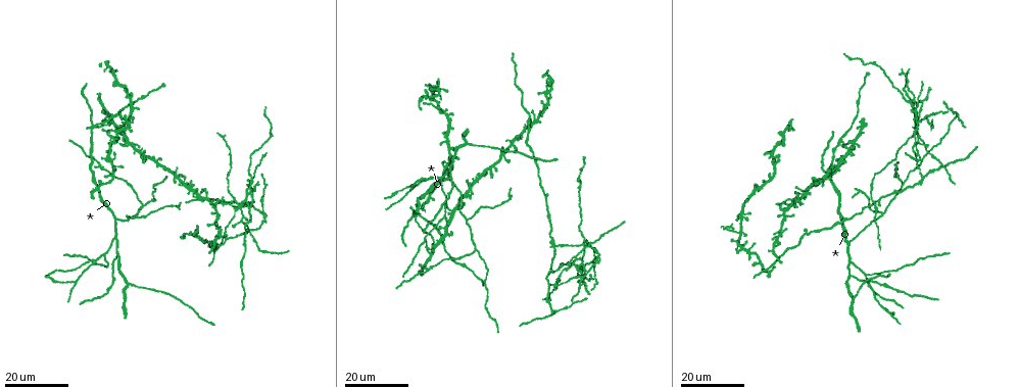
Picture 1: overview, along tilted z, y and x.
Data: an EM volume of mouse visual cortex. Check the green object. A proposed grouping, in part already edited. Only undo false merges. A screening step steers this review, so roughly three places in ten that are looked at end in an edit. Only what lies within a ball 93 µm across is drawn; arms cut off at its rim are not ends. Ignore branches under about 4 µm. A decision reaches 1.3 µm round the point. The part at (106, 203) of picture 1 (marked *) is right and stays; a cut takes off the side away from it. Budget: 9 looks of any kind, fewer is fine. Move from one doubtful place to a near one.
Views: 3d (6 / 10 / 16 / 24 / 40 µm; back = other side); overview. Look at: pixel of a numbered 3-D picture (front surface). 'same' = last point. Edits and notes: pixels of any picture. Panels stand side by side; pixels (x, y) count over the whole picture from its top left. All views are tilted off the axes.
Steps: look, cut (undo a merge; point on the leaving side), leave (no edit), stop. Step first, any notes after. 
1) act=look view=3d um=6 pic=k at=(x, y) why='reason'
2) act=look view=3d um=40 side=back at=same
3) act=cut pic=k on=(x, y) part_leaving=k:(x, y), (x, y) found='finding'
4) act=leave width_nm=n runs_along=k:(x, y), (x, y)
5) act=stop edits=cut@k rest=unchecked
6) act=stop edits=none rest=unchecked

act=look view=3d um=16 pic=1 at=(475, 214) why='thick turns thin'

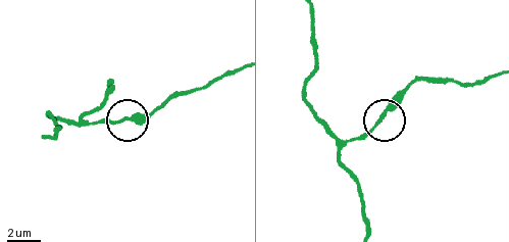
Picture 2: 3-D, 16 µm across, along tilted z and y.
act=look view=3d um=6 pic=2 at=(124, 117)

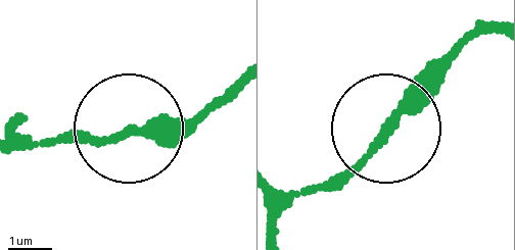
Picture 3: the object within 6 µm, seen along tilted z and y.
act=look view=3d um=6 side=back pic=3 at=(133, 132)

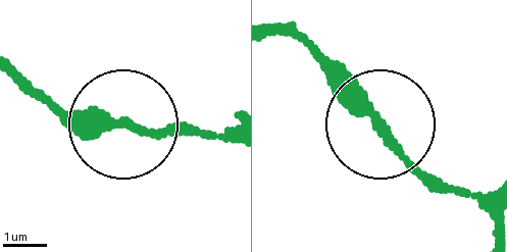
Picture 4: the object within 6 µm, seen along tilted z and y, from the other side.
act=leave width_nm=200 found='one neuron here'

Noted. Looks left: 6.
act=look view=3d um=16 pic=1 at=(434, 177) why='a fork'

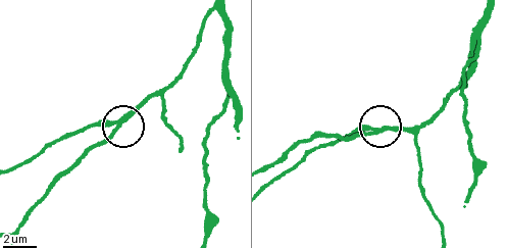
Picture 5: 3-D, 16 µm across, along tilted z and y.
act=look view=3d um=6 pic=5 at=(370, 132)

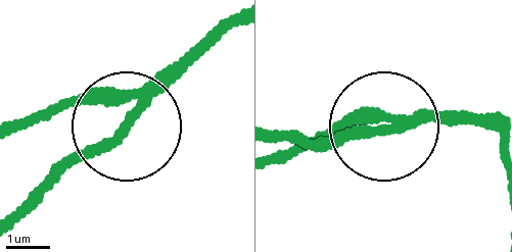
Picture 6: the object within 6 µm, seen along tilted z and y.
act=leave width_nm=240 runs_along=6:(228, 23), (194, 43), (136, 110), (82, 99), (39, 108) found='continuous, no second neuron'

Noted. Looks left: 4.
act=look view=3d um=24 pic=1 at=(741, 232) why='arms part here'

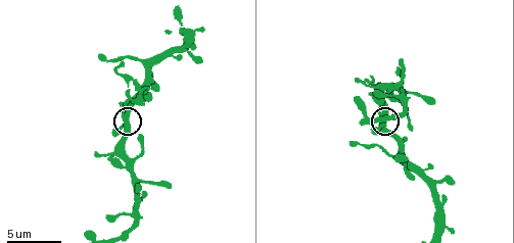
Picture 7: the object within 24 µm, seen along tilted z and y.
act=look view=3d um=6 pic=7 at=(380, 114)

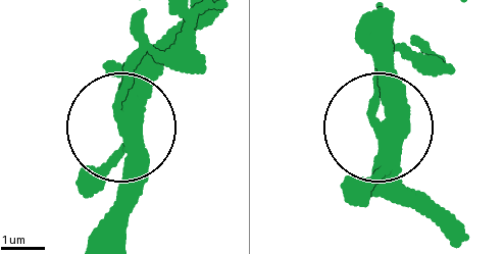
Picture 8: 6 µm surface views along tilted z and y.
act=cut pic=8 on=(126, 72) arms=3 found='a second neuron is stuck on'

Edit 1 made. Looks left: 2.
act=stop edits=cut@8 rest=unchecked

